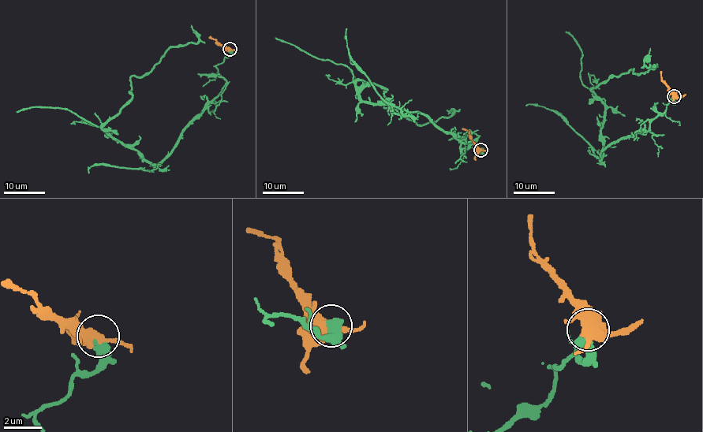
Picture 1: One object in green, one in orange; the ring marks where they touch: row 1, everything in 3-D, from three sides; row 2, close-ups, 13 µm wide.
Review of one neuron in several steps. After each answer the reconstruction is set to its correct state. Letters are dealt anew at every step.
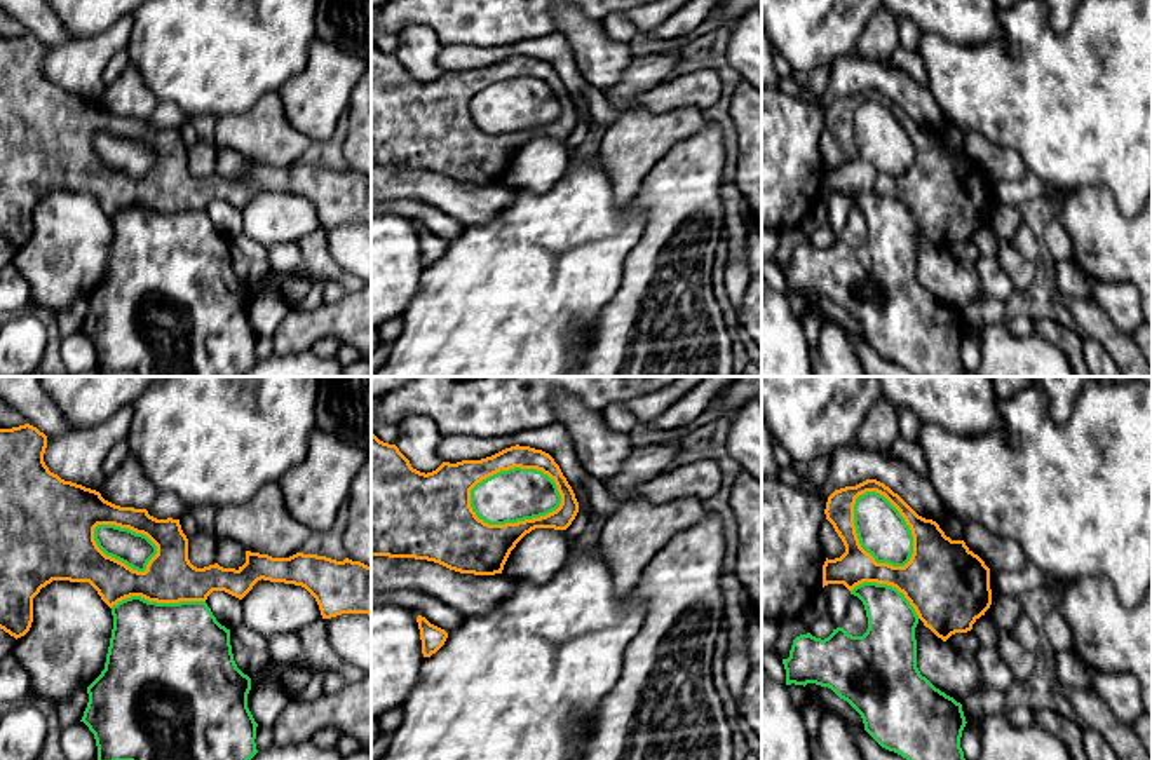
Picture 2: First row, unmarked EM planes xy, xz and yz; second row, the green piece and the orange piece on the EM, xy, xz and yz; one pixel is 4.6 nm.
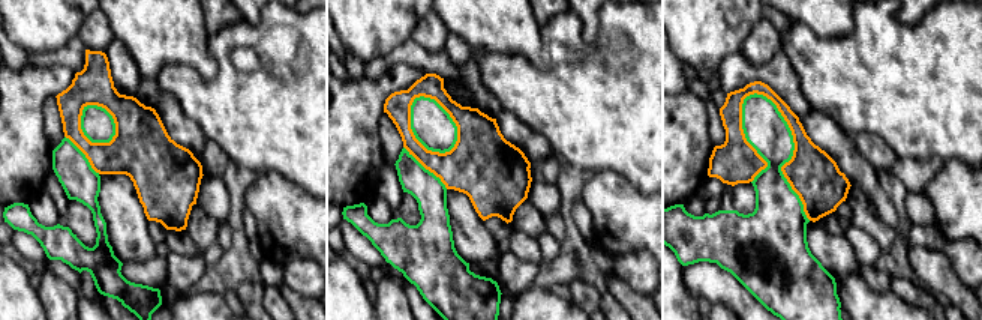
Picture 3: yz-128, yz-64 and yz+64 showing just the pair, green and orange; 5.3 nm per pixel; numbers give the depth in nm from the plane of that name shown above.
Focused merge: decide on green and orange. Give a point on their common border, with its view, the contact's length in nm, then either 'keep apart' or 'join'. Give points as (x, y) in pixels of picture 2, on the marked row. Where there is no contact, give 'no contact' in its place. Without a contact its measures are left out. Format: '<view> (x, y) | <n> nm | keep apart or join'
xz (520, 468) | 440 nm | keep apart

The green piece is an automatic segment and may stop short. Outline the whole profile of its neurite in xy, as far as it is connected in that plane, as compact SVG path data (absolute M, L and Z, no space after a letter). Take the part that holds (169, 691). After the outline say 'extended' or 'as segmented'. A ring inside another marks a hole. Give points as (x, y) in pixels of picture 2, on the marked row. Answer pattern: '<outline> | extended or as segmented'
M131 596L113 605L112 615L113 629L105 669L87 687L89 702L80 720L94 734L98 760L251 760L258 753L254 743L258 723L247 708L251 678L244 675L234 661L230 629L216 621L206 601L157 603L141 596Z | as segmented

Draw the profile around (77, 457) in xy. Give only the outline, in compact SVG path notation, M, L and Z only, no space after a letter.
M124 406L112 418L92 429L47 436L47 448L44 453L45 465L64 481L99 492L106 478L103 460L115 443L127 438L131 420L132 406Z

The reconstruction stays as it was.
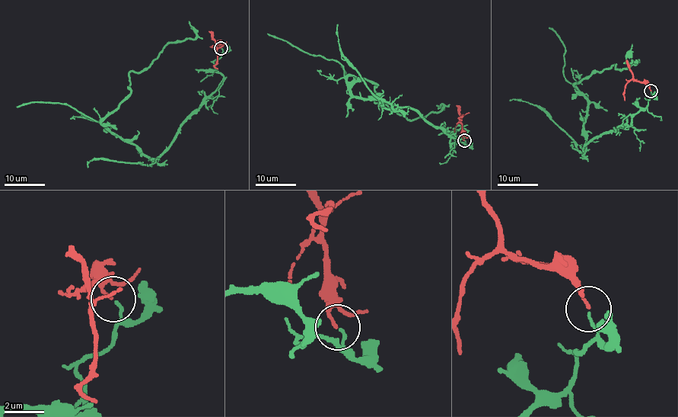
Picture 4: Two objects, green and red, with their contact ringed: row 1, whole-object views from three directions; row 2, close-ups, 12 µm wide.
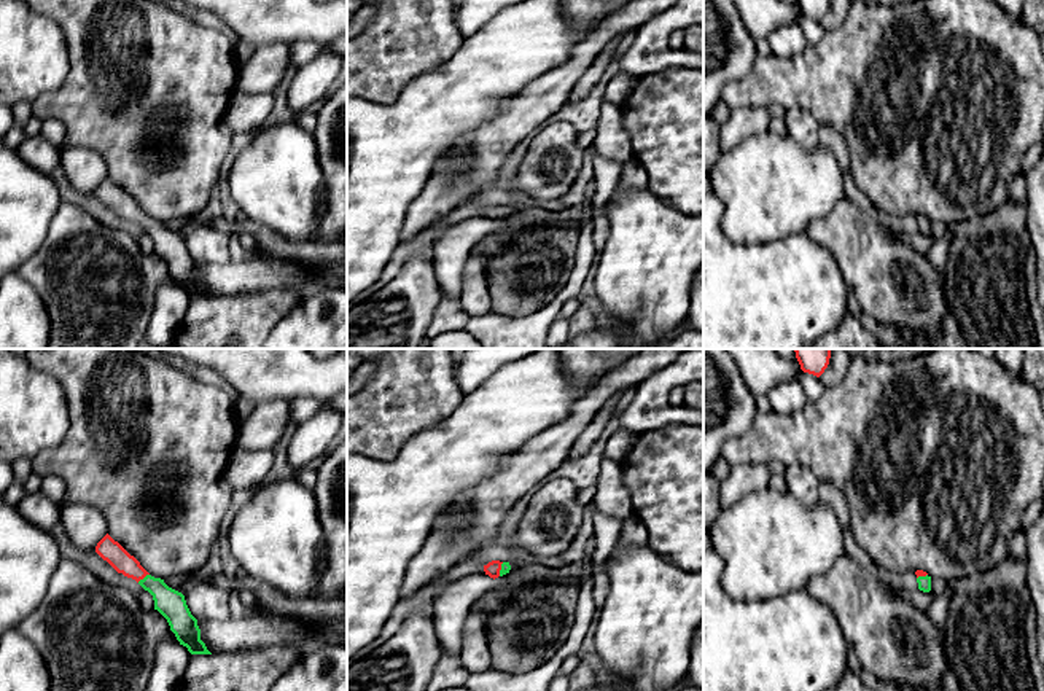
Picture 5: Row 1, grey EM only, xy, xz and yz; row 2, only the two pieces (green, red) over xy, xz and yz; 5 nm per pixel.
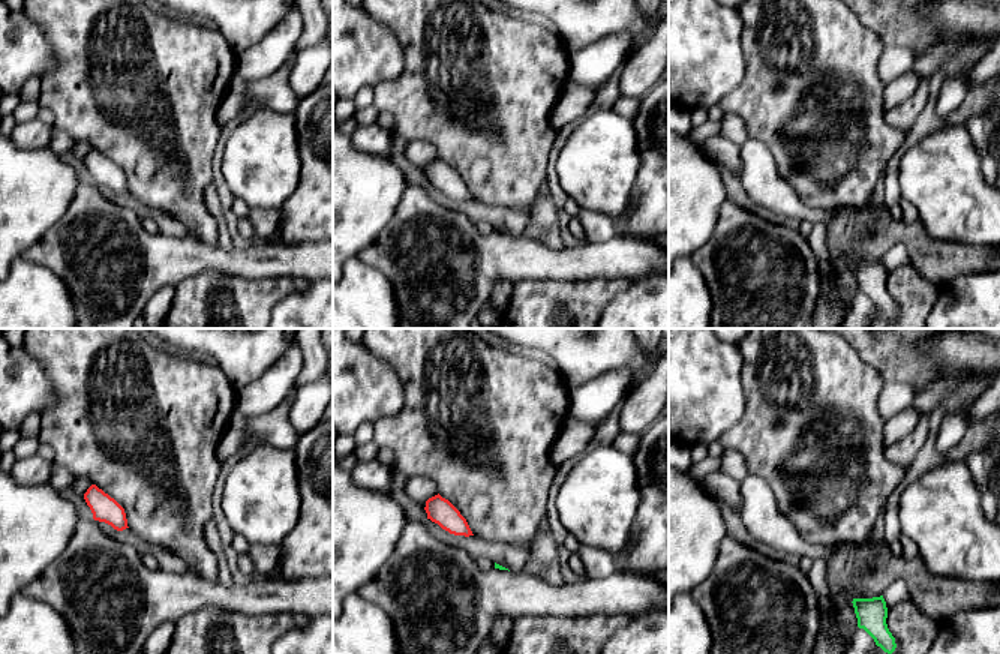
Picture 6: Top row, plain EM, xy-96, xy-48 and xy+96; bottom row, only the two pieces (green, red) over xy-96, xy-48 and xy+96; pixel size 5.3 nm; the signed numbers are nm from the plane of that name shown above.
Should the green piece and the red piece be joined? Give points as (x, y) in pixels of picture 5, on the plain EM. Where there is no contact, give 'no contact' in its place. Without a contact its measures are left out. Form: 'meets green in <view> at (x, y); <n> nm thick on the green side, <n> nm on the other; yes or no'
meets green in xy at (144, 222); 150 nm thick on the green side, 110 nm on the other; yes

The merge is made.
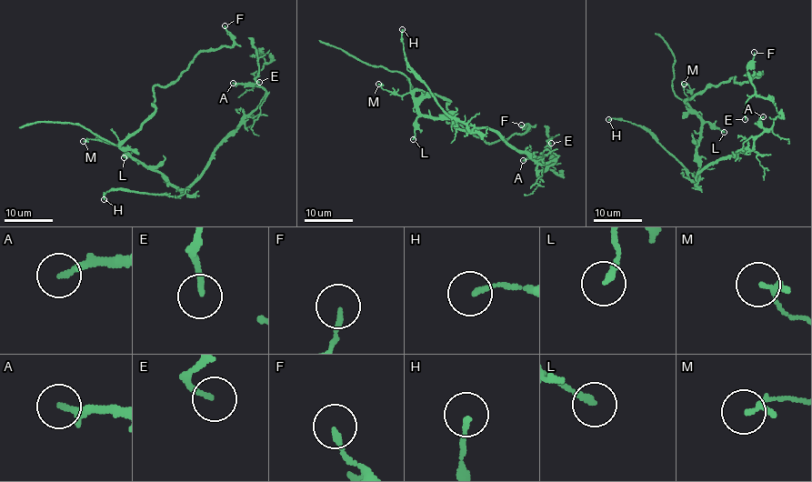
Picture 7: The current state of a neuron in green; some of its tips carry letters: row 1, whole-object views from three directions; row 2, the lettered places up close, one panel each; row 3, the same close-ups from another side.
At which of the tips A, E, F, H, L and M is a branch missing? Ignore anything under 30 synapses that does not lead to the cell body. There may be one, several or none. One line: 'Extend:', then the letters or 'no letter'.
Extend: no letter

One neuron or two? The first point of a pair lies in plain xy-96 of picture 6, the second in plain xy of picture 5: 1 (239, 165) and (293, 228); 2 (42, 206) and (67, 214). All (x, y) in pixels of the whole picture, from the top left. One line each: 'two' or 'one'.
1: one
2: two

